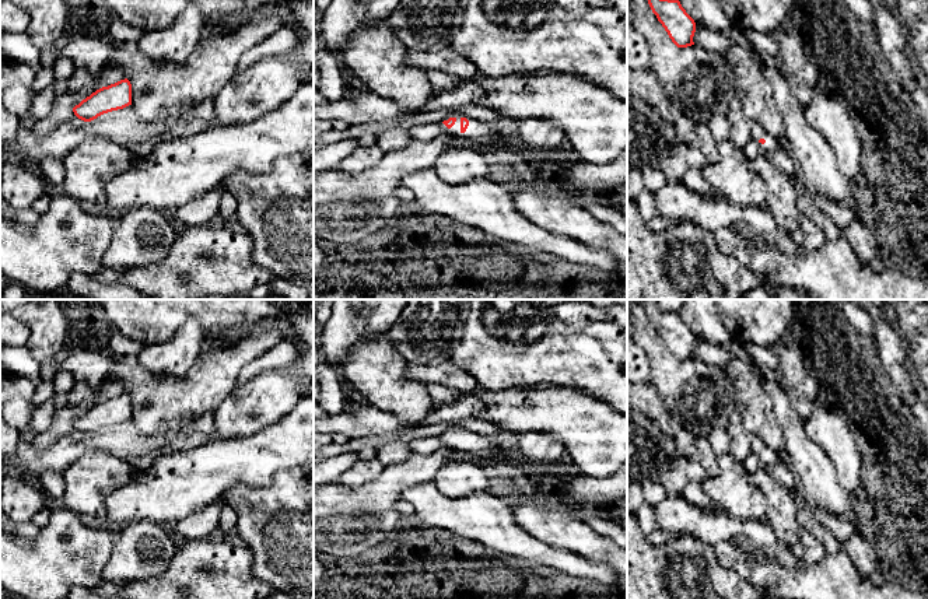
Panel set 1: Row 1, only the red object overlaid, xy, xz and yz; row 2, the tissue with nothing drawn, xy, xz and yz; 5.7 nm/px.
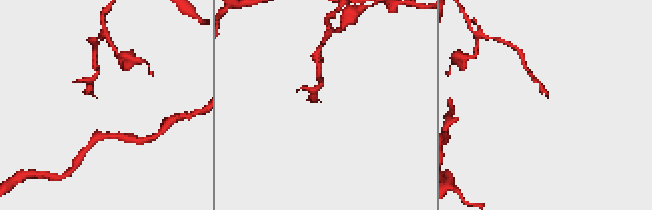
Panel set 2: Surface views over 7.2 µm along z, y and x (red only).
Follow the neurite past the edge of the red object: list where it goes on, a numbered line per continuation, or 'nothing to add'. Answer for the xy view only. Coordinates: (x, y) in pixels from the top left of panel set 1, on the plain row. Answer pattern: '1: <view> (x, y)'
nothing to add

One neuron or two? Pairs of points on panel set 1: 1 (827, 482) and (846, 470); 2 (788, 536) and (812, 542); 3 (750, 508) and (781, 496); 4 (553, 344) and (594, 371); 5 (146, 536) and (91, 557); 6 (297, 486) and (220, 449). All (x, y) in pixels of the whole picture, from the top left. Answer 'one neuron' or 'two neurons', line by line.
1: two neurons
2: two neurons
3: two neurons
4: one neuron
5: two neurons
6: two neurons

